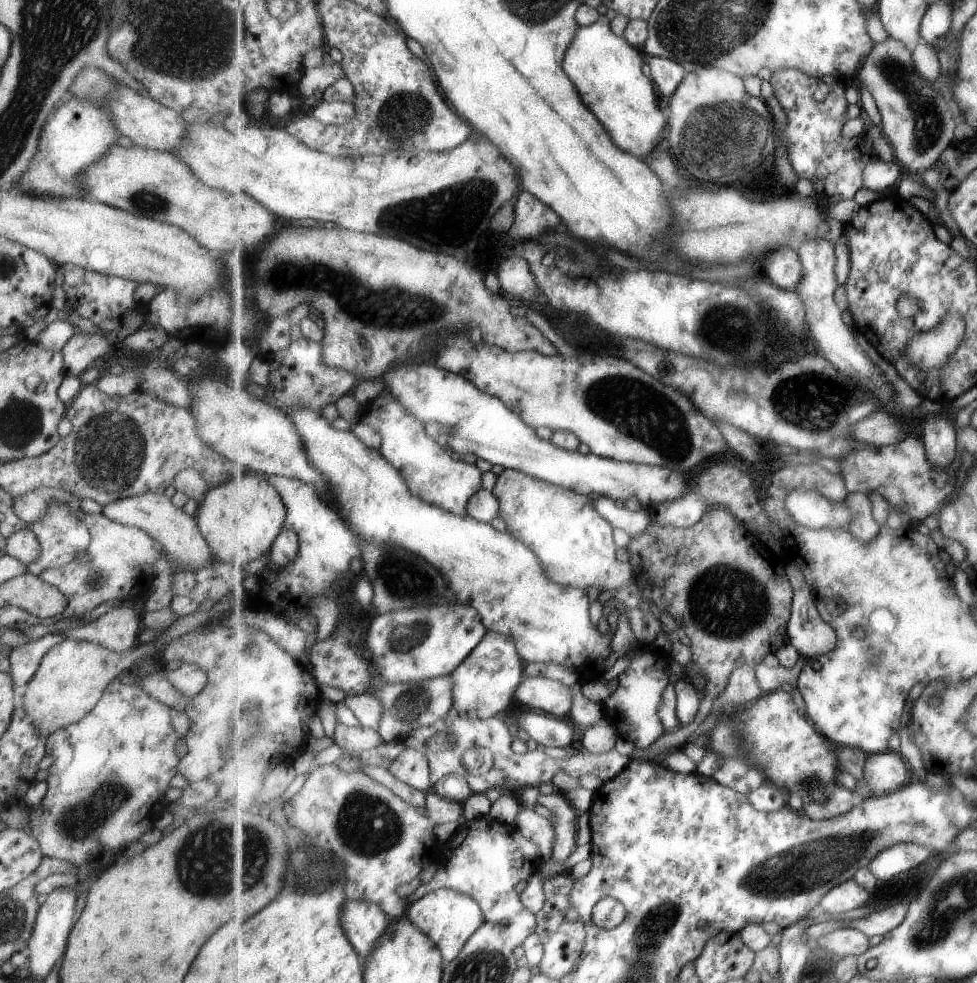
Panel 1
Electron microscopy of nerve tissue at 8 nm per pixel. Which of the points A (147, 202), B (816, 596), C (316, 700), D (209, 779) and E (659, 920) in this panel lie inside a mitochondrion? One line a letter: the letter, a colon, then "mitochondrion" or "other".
A: mitochondrion
B: other
C: other
D: other
E: mitochondrion

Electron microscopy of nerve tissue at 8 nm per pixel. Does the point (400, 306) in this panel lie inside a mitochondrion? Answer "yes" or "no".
yes

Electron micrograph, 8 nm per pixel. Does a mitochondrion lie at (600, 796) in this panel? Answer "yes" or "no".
no

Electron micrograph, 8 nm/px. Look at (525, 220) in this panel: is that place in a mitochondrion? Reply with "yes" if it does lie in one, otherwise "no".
no

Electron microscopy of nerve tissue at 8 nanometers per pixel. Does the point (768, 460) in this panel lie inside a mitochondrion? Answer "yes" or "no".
no

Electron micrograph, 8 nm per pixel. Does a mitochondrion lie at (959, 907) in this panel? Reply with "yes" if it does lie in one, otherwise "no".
yes

